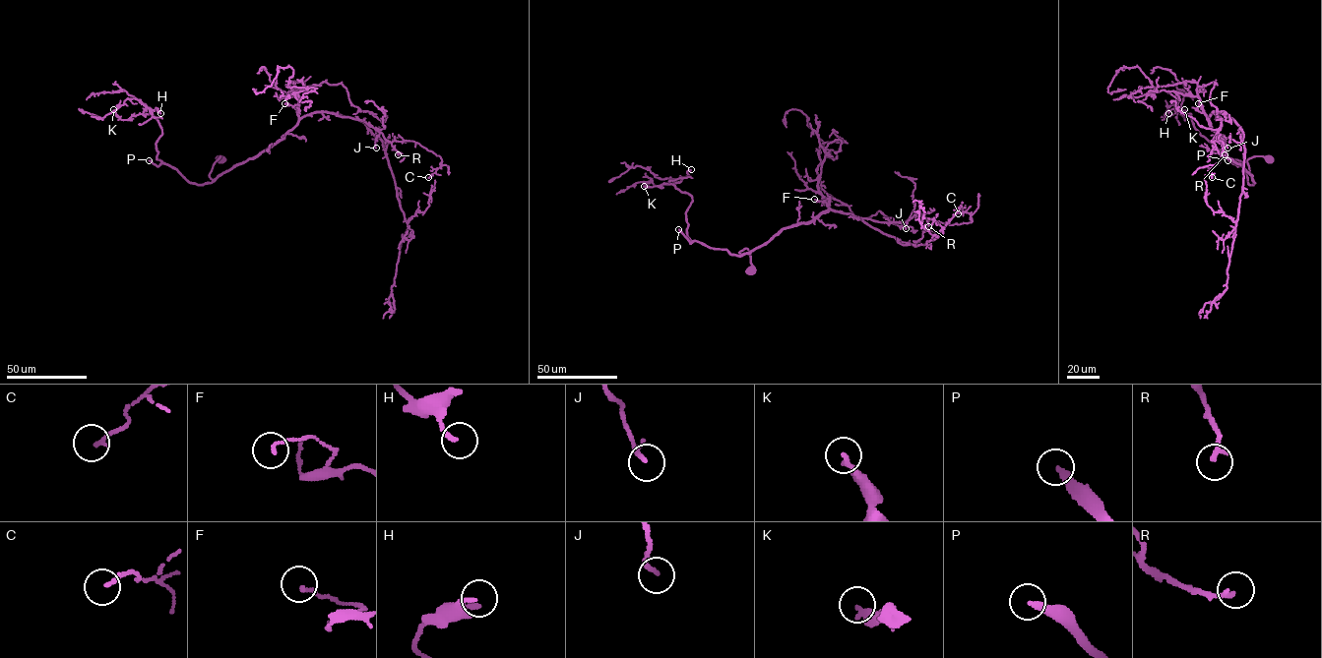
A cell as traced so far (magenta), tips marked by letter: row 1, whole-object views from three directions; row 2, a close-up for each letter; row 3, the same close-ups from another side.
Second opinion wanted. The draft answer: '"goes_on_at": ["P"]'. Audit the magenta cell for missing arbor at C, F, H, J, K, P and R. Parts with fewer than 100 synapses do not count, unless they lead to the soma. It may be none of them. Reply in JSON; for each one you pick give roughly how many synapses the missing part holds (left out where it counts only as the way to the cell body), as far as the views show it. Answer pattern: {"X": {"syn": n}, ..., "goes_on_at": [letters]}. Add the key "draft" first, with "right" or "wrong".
{"draft": "right", "P": {"syn": 400}, "goes_on_at": ["P"]}

